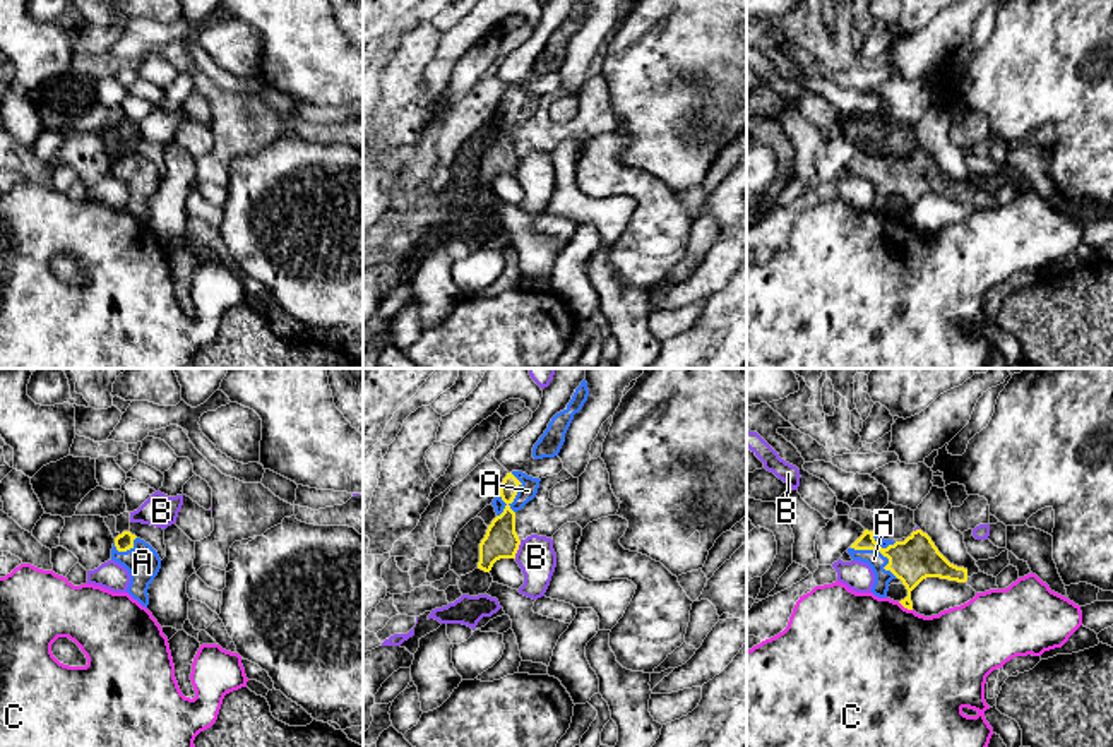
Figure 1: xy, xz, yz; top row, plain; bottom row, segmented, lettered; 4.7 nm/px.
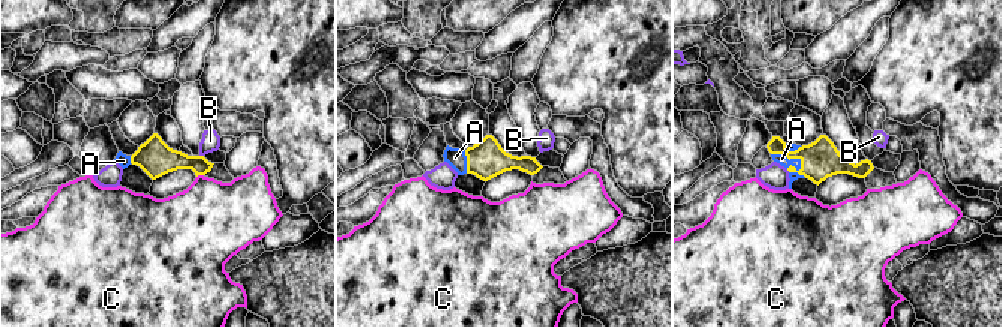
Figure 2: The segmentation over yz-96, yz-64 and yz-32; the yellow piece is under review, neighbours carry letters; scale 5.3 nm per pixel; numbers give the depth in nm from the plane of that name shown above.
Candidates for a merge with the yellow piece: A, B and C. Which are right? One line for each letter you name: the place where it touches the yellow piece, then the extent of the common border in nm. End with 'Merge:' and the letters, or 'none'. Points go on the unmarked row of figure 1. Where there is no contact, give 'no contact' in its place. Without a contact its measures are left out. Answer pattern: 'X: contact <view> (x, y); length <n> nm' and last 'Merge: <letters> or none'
A: contact xz (516, 110); length 220 nm
Merge: A

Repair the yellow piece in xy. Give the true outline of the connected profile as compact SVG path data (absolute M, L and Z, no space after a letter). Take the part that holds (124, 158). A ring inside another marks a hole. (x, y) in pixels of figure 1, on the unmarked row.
M123 147L115 154L111 176L118 178L128 187L130 200L127 209L147 224L149 200L154 197L161 185L161 175L158 168L130 147Z

